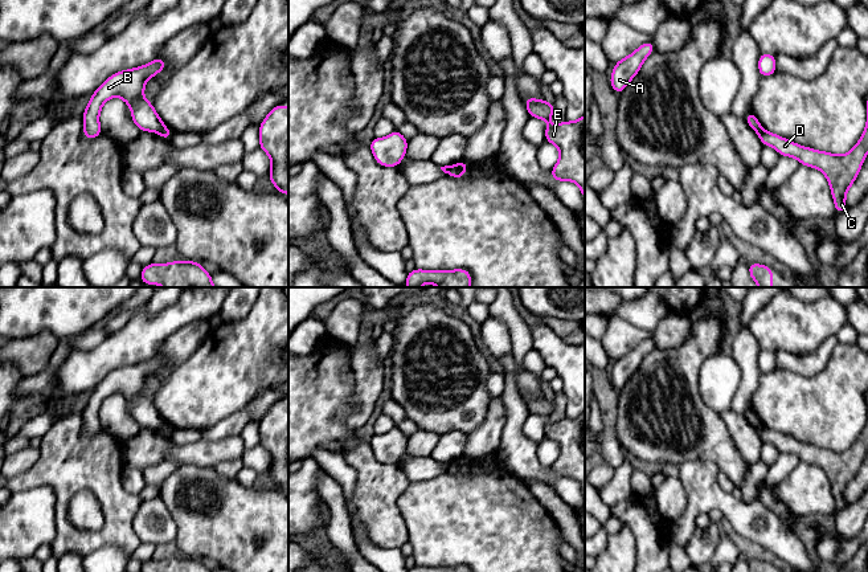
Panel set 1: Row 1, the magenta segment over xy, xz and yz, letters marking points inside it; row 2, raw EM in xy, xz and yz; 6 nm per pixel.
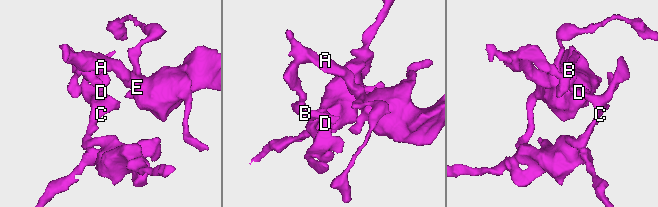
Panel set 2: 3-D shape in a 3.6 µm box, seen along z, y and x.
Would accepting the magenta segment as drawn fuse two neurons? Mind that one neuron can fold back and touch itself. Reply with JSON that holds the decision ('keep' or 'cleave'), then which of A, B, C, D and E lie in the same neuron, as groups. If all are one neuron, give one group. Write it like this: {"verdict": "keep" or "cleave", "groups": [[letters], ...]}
{"verdict": "cleave", "groups": [["A", "B", "E"], ["C", "D"]]}

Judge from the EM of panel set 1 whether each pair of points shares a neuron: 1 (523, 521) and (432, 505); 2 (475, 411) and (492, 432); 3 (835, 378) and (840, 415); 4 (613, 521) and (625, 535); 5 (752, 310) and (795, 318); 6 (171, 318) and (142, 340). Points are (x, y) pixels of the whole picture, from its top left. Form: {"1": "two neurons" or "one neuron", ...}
{"1": "one neuron", "2": "two neurons", "3": "one neuron", "4": "two neurons", "5": "two neurons", "6": "one neuron"}

